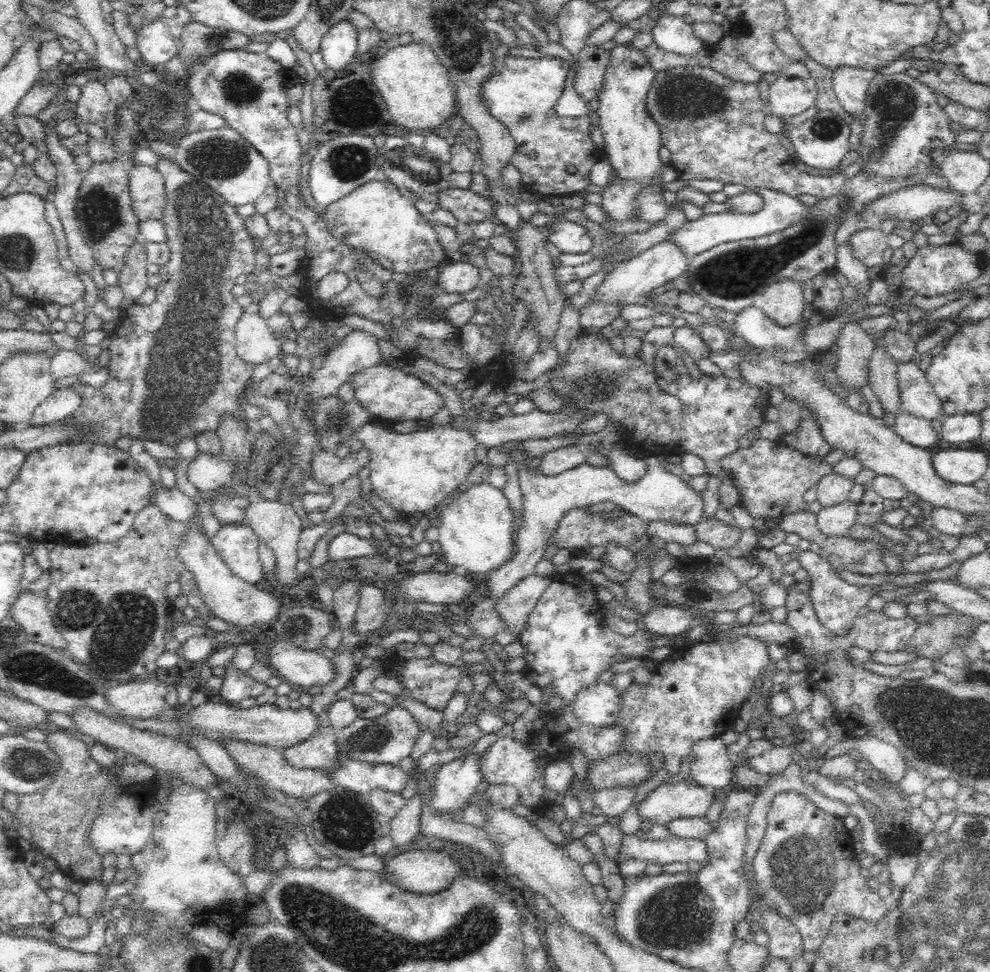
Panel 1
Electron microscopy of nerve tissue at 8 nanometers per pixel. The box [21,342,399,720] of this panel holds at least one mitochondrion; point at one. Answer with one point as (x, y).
(121, 631)

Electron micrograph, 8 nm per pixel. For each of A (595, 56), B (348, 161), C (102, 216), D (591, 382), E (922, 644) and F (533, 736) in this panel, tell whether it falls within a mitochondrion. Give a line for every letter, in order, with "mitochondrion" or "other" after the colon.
A: other
B: mitochondrion
C: mitochondrion
D: mitochondrion
E: other
F: other

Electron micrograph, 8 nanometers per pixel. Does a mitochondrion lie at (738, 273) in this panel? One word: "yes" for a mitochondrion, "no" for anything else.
yes

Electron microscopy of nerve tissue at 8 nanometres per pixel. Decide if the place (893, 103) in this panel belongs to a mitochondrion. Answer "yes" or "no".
yes

